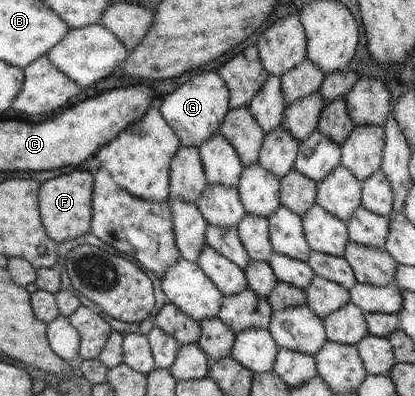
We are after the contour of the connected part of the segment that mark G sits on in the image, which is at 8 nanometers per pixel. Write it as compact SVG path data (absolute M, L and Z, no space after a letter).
M217 70L194 74L191 79L181 84L172 93L161 97L160 104L160 113L168 125L172 126L181 146L197 149L220 131L228 110L230 110L229 89Z

